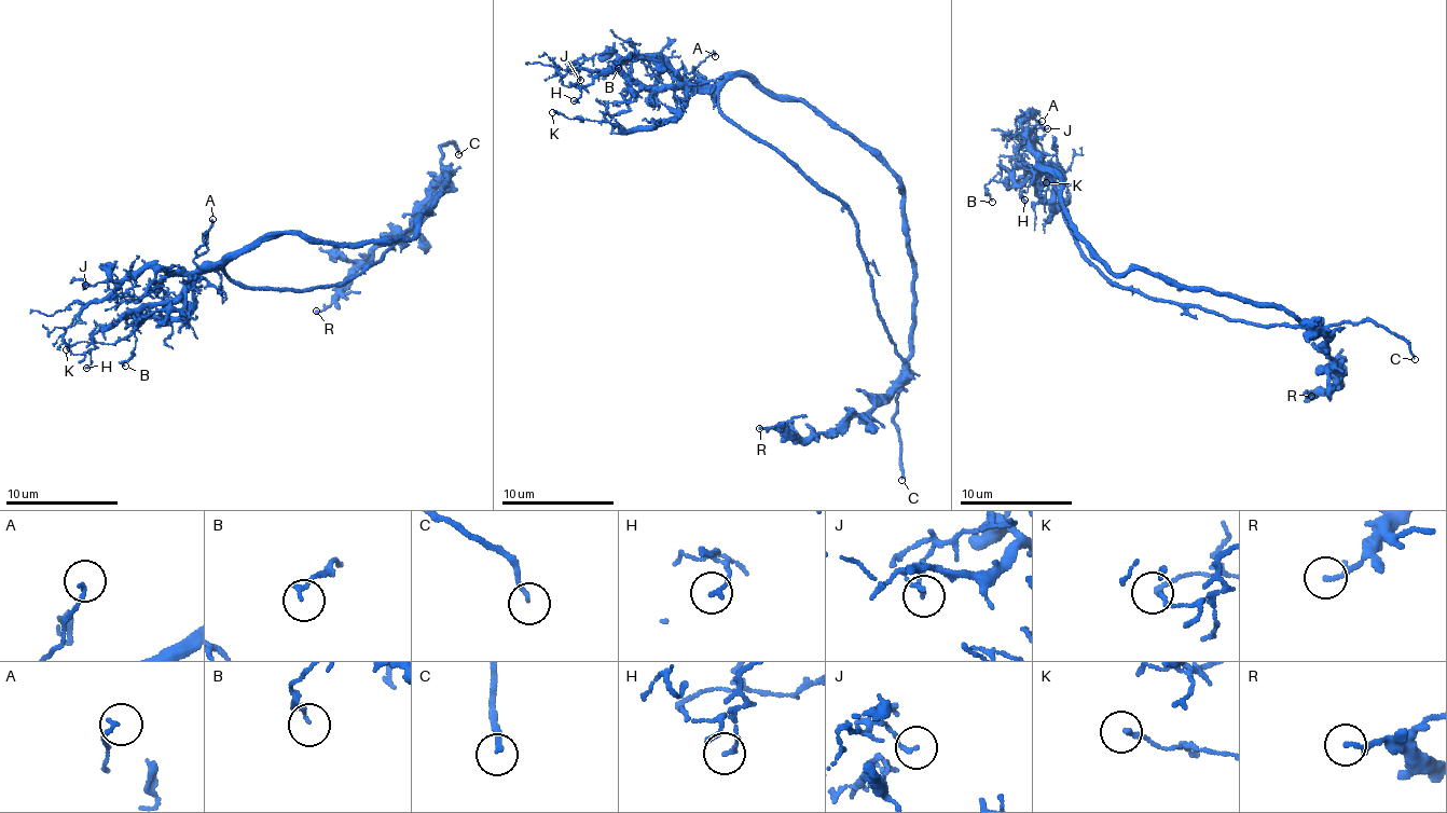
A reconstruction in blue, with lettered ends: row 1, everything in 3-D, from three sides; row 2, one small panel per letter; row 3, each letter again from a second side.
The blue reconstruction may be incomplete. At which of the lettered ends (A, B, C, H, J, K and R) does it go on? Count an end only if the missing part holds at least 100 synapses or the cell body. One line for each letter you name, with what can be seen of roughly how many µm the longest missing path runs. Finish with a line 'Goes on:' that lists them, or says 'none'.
C: missing 35 µm
Goes on: C

